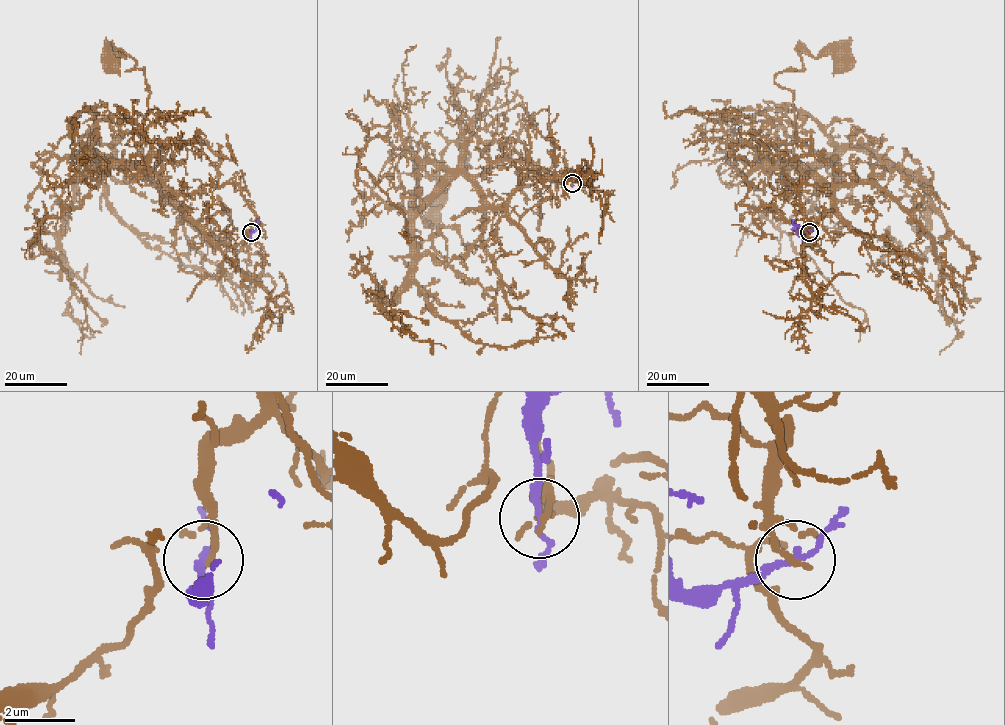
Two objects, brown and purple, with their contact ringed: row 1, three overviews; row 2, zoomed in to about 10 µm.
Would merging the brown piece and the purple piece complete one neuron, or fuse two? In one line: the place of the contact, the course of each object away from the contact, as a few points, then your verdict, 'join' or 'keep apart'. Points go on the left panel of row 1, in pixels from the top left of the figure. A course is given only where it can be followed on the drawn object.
at (251, 232); brown runs (251, 233), (256, 215), (235, 183), (175, 194), (143, 162), (149, 86), (123, 51), (109, 55); purple runs (251, 233), (258, 226), (258, 219); keep apart

